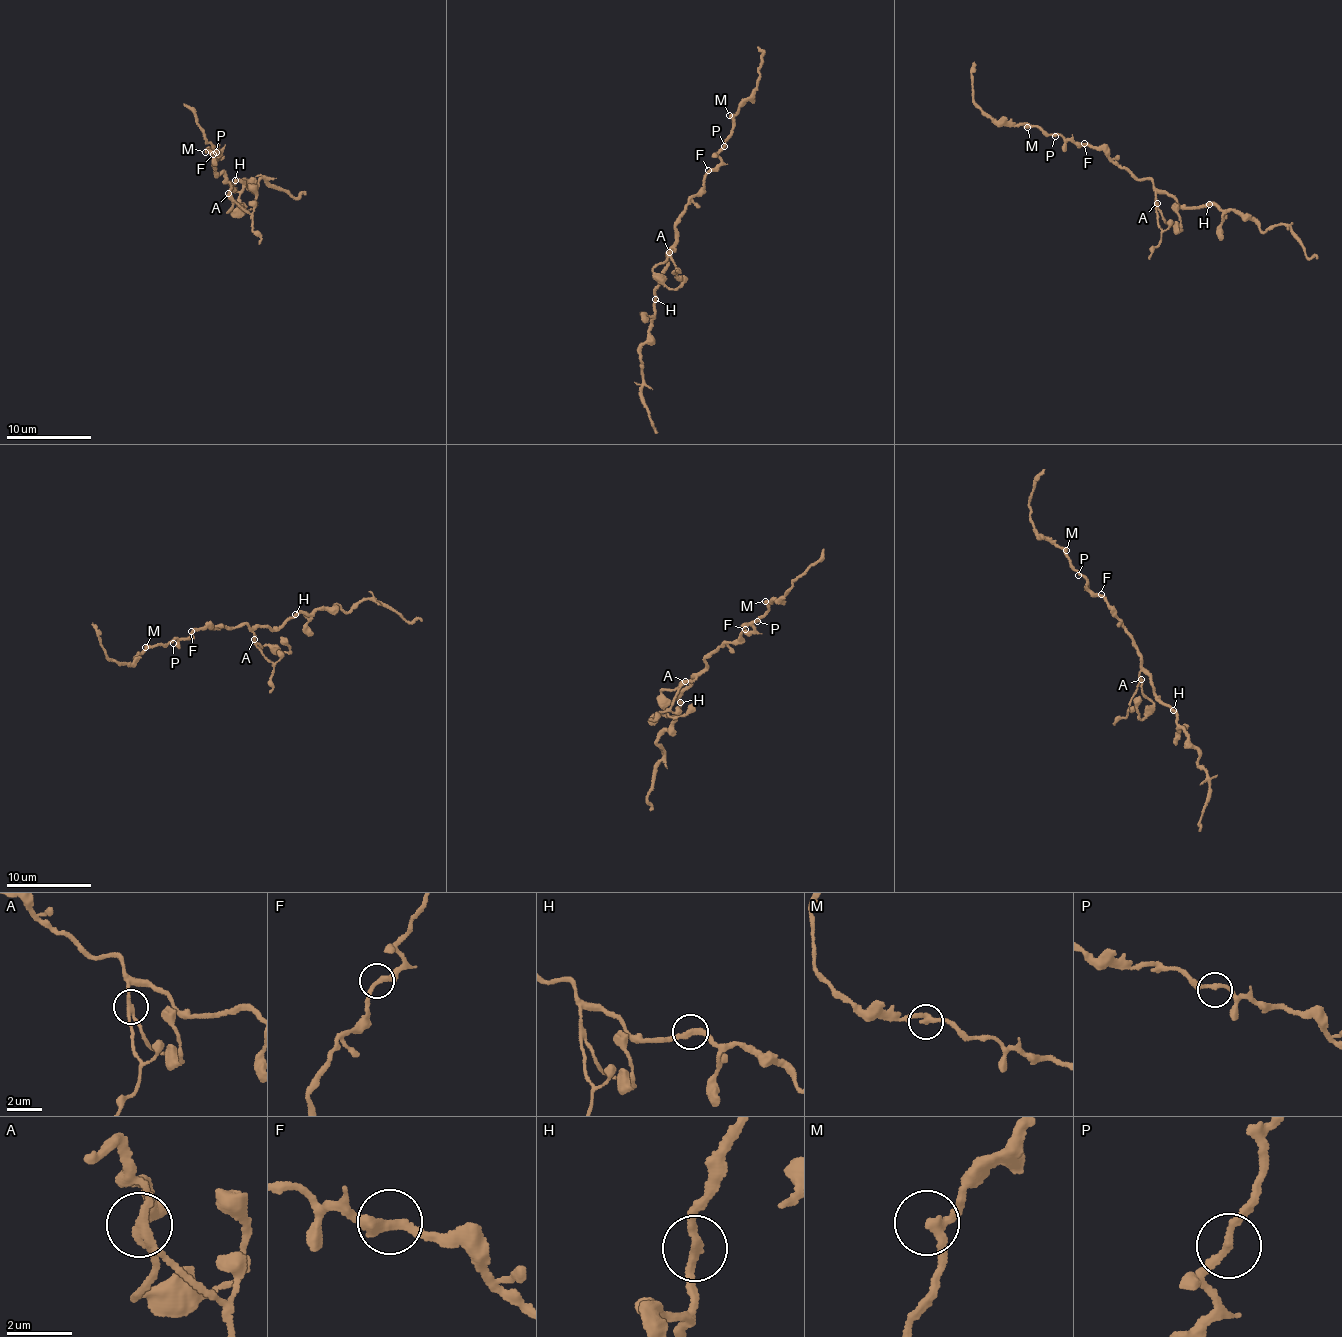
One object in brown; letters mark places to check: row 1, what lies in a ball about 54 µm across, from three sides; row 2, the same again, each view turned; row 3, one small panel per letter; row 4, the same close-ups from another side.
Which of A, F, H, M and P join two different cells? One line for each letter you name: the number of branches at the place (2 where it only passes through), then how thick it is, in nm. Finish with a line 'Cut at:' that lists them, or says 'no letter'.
A: 3 | 200 nm
H: 2 | 260 nm
Cut at: A, H

